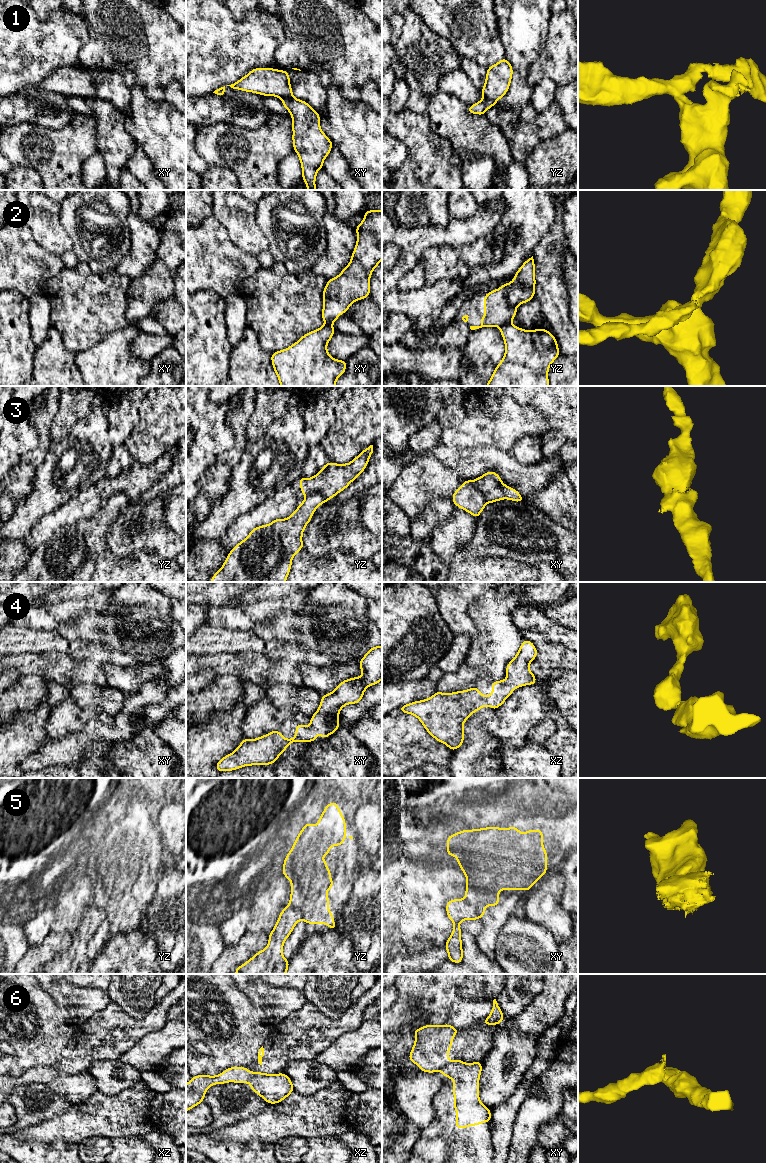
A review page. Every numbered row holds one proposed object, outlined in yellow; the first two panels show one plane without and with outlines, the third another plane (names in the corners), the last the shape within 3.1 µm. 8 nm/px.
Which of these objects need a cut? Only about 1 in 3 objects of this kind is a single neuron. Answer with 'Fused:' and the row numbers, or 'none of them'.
Fused: 1, 2, 3, 5, 6

